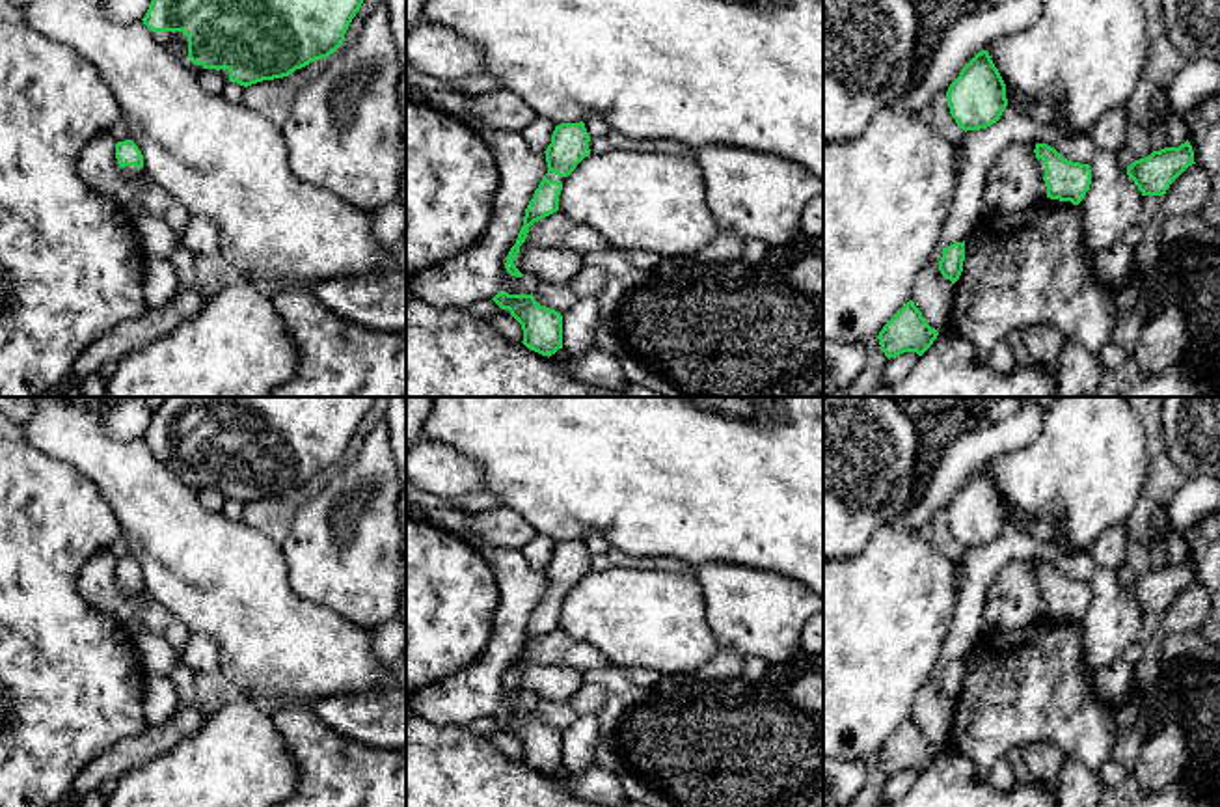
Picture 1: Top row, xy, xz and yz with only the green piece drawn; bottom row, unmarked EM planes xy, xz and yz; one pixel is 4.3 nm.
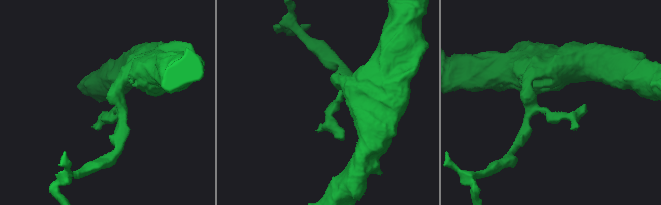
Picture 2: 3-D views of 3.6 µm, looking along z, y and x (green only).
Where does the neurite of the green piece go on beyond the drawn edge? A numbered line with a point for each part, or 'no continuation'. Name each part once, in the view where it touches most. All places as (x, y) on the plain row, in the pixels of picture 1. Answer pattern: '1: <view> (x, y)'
1: xy (176, 459)

